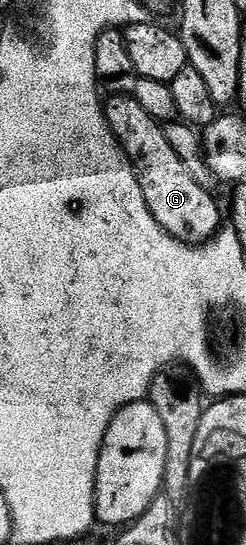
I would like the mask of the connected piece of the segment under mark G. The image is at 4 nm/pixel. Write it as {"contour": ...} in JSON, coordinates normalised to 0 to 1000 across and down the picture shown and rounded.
{"contour":[[[537,174],[435,176],[423,185],[431,224],[480,268],[504,277],[512,290],[561,325],[569,343],[585,350],[585,365],[602,372],[602,387],[634,402],[634,409],[683,431],[756,450],[817,453],[886,433],[907,418],[902,391],[870,371],[870,354],[813,343],[797,328],[780,328],[764,306],[732,299],[715,277],[683,262],[683,248],[663,224],[618,218],[569,189]]]}

